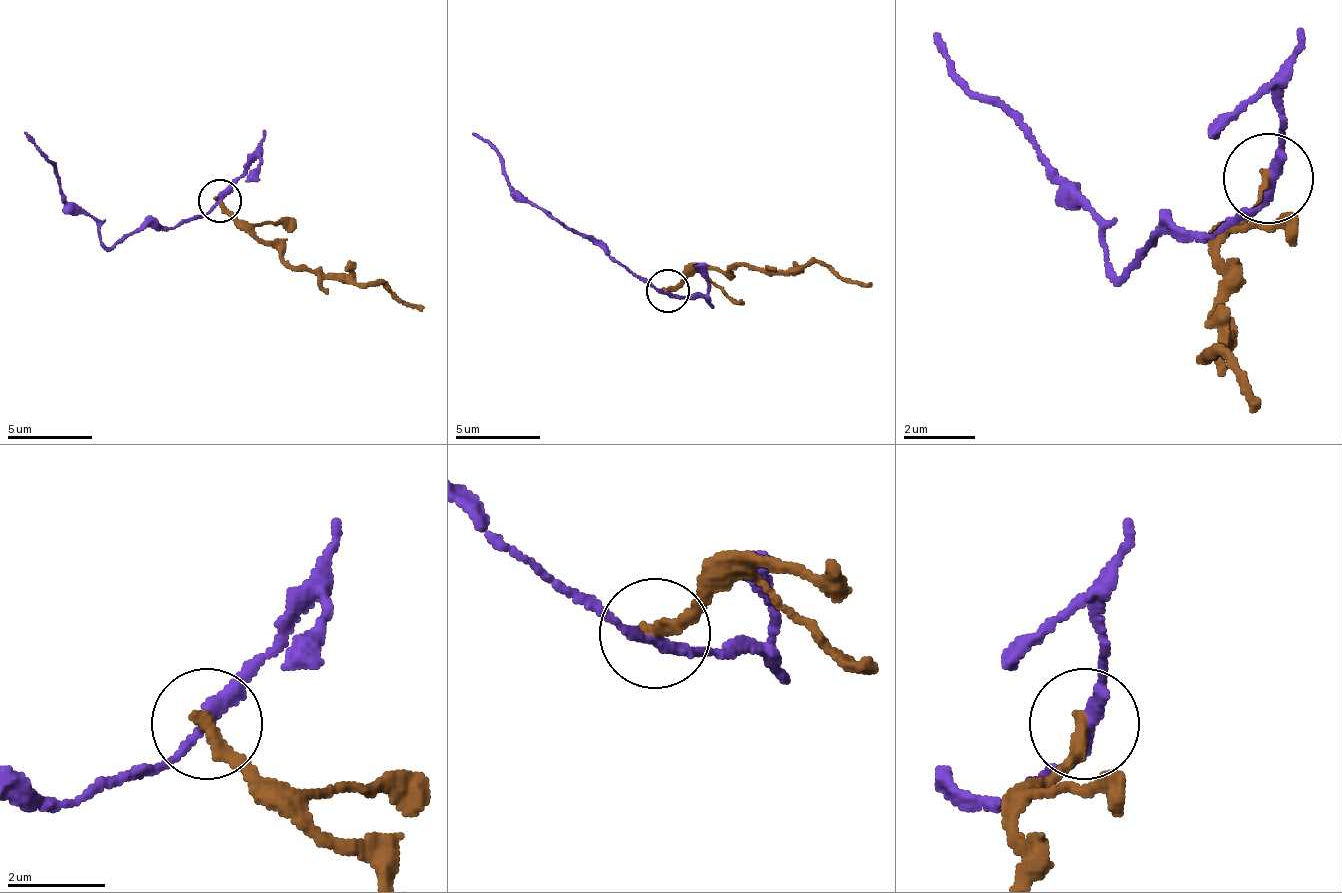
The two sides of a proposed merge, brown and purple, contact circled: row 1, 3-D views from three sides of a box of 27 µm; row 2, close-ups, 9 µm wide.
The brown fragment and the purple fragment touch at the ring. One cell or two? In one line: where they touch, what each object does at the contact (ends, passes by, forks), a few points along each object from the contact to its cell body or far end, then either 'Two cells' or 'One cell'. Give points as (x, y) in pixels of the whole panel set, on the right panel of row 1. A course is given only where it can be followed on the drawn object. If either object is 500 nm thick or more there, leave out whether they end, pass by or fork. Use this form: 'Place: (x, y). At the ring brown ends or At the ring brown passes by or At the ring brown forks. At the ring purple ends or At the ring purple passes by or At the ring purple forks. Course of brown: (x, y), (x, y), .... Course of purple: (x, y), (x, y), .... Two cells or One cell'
Place: (1268, 178). At the ring brown ends. At the ring purple passes by. Course of brown: (1270, 176), (1216, 248), (1216, 320), (1225, 338), (1207, 356), (1261, 410). Course of purple: (1270, 176), (1216, 239), (1153, 239), (1117, 275), (1099, 230), (1081, 203), (1045, 158), (982, 104), (937, 32). Two cells

